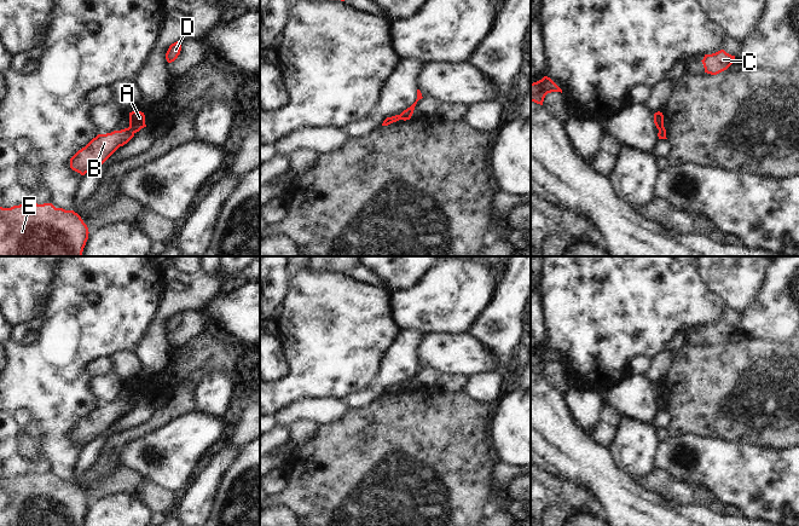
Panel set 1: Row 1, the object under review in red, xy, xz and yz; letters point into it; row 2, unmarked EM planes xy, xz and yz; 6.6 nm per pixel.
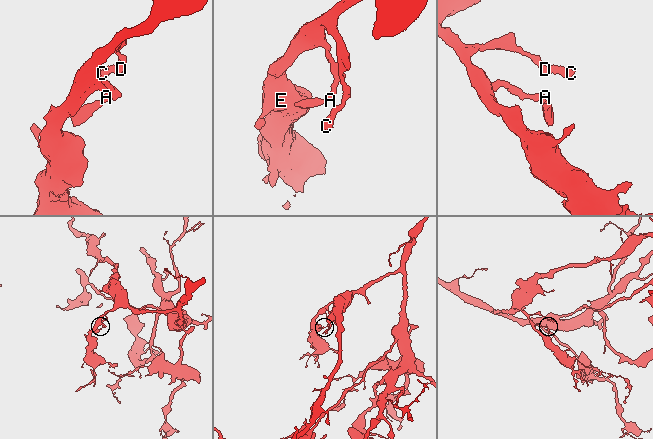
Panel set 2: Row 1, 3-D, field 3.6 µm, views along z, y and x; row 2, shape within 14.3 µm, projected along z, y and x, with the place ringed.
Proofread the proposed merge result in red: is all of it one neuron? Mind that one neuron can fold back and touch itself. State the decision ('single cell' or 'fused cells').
fused cells

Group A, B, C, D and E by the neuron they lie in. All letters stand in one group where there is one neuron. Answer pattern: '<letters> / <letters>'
A C D E / B

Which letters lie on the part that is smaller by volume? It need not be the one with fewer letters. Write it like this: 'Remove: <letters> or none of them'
Remove: B

